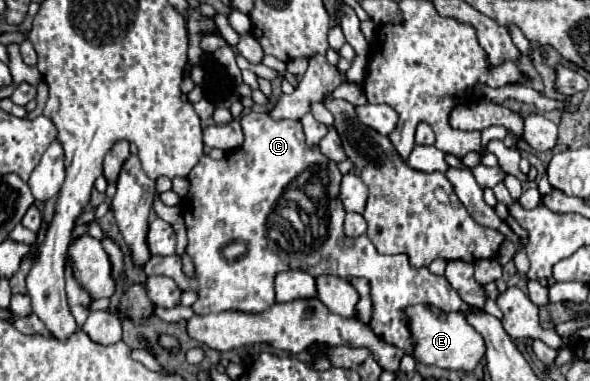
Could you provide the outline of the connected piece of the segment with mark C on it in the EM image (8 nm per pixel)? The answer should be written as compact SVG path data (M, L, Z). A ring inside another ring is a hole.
M250 112L240 118L240 124L242 124L242 130L246 132L246 142L238 150L234 150L232 154L228 154L222 160L212 160L210 156L202 156L200 162L188 174L190 190L182 202L182 216L184 216L186 232L188 232L188 254L190 254L190 258L194 262L194 270L196 270L194 278L188 278L182 272L182 260L178 256L152 256L150 262L144 266L144 272L148 276L154 276L154 274L170 276L182 290L196 290L198 300L192 306L196 314L210 314L210 312L224 312L224 310L238 310L238 312L250 312L250 314L264 312L266 308L270 308L276 302L274 278L278 272L282 272L286 268L300 268L300 270L310 272L312 276L332 274L332 276L340 276L344 280L348 280L348 276L350 278L364 276L370 282L370 298L372 298L372 318L368 322L370 330L374 334L382 336L382 340L386 340L388 344L402 348L410 356L414 354L416 342L410 334L408 318L404 314L404 310L408 306L432 304L446 314L448 312L474 312L474 308L470 304L466 304L458 296L458 292L454 292L454 288L450 286L450 282L444 276L436 276L428 268L412 268L408 262L408 256L404 256L404 254L396 254L396 256L380 254L368 236L346 238L344 208L338 198L342 174L336 168L334 160L328 160L326 156L322 156L318 146L306 144L300 122L296 122L296 120L276 122L268 114ZM320 162L324 162L324 198L326 198L326 190L328 190L330 200L328 202L324 200L324 206L320 206L320 212L312 212L312 224L306 224L306 232L298 232L298 230L294 230L294 226L290 226L288 220L284 220L282 216L276 214L278 200L282 198L284 190L288 188L288 184L292 180L296 180L304 170L308 170L310 166L320 164ZM232 242L246 244L246 252L240 258L236 258L234 262L228 262L224 258L222 250Z

